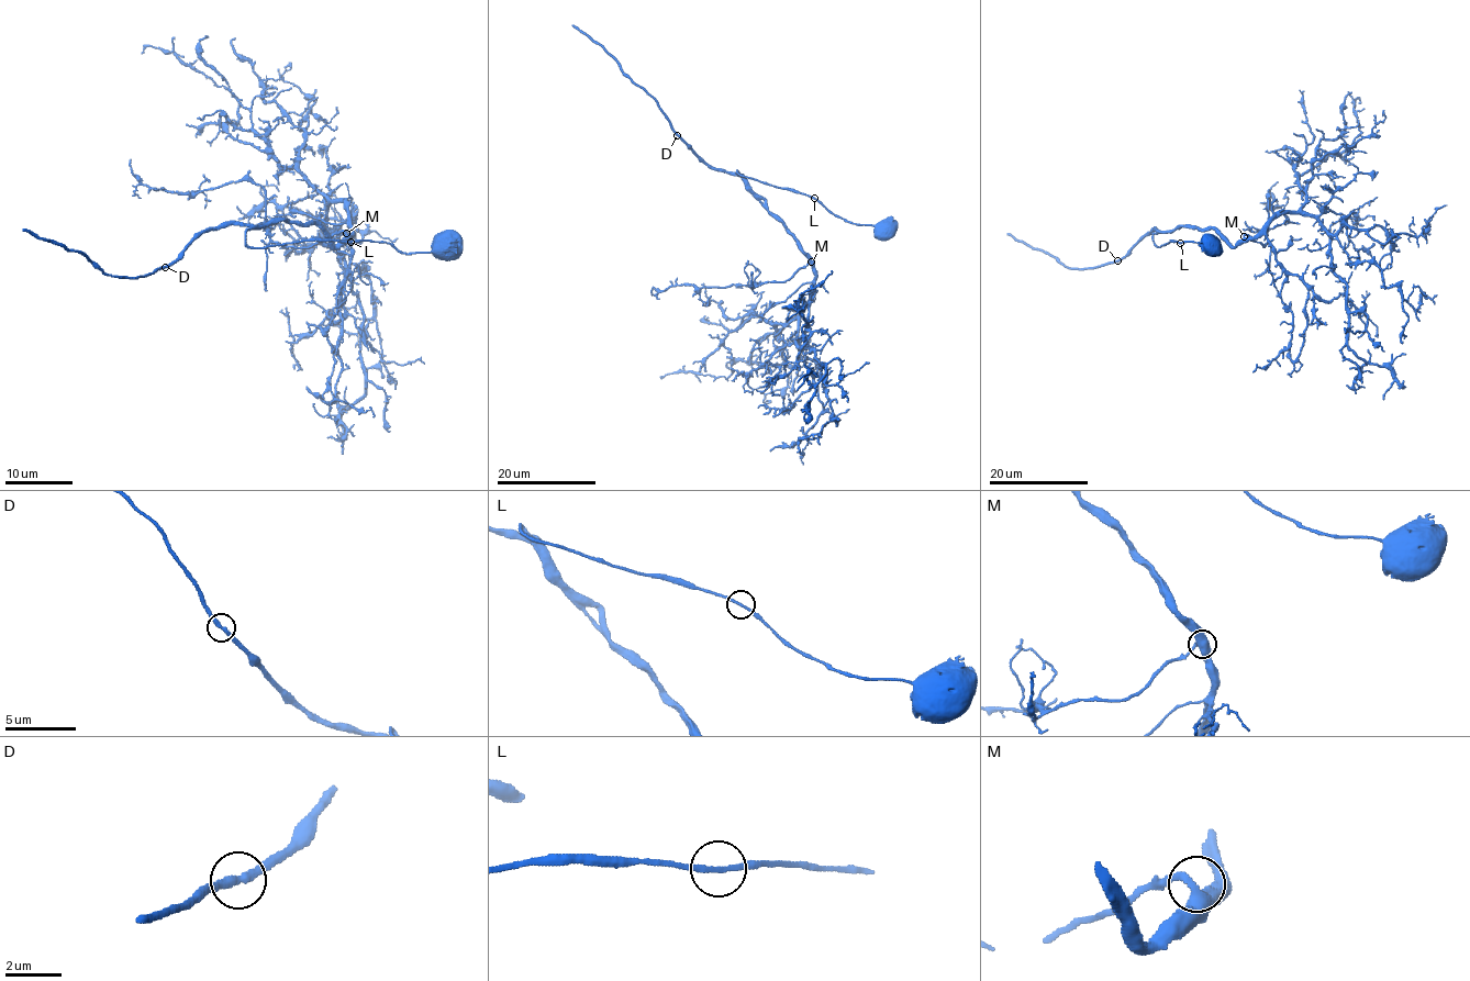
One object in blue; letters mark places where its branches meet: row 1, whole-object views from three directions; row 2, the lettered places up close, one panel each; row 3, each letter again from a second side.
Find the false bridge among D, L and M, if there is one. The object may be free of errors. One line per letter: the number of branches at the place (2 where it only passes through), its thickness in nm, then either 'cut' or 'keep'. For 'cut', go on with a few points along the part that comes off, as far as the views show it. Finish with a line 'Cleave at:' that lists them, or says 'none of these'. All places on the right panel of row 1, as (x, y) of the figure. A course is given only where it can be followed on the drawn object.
D: 2 branches meet; 300 nm thick; keep
L: 2 branches meet; 180 nm thick; keep
M: 2 branches meet; 400 nm thick; keep
Cleave at: none of these

